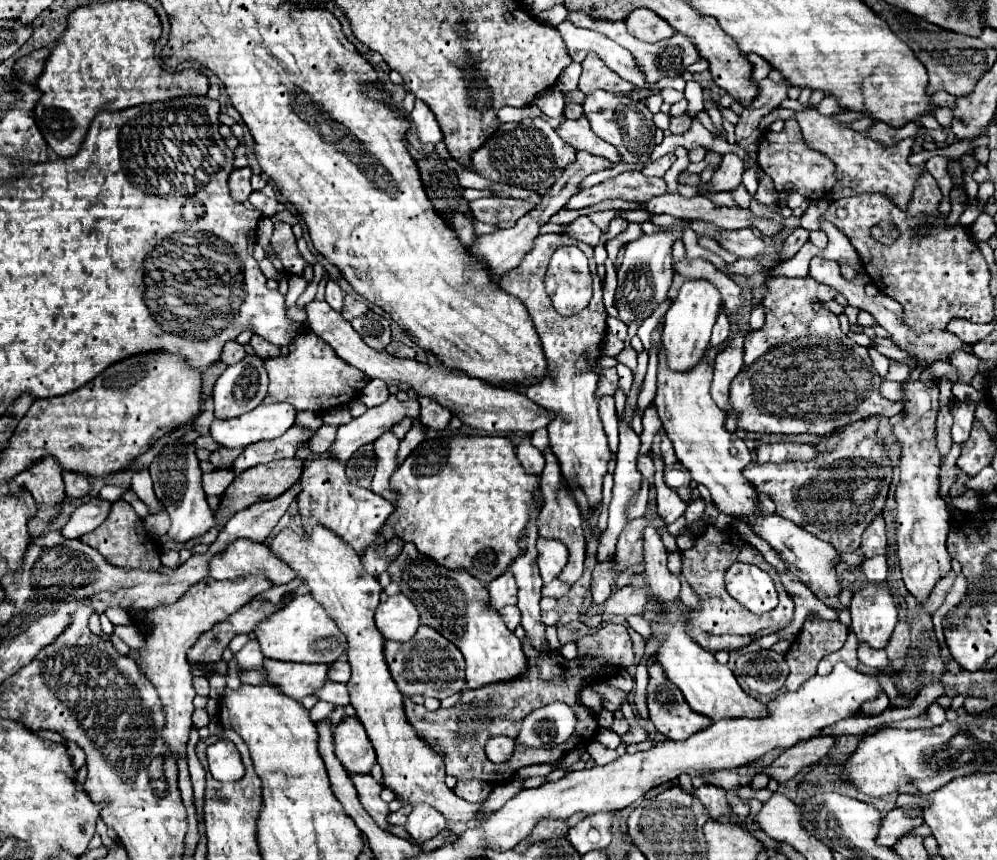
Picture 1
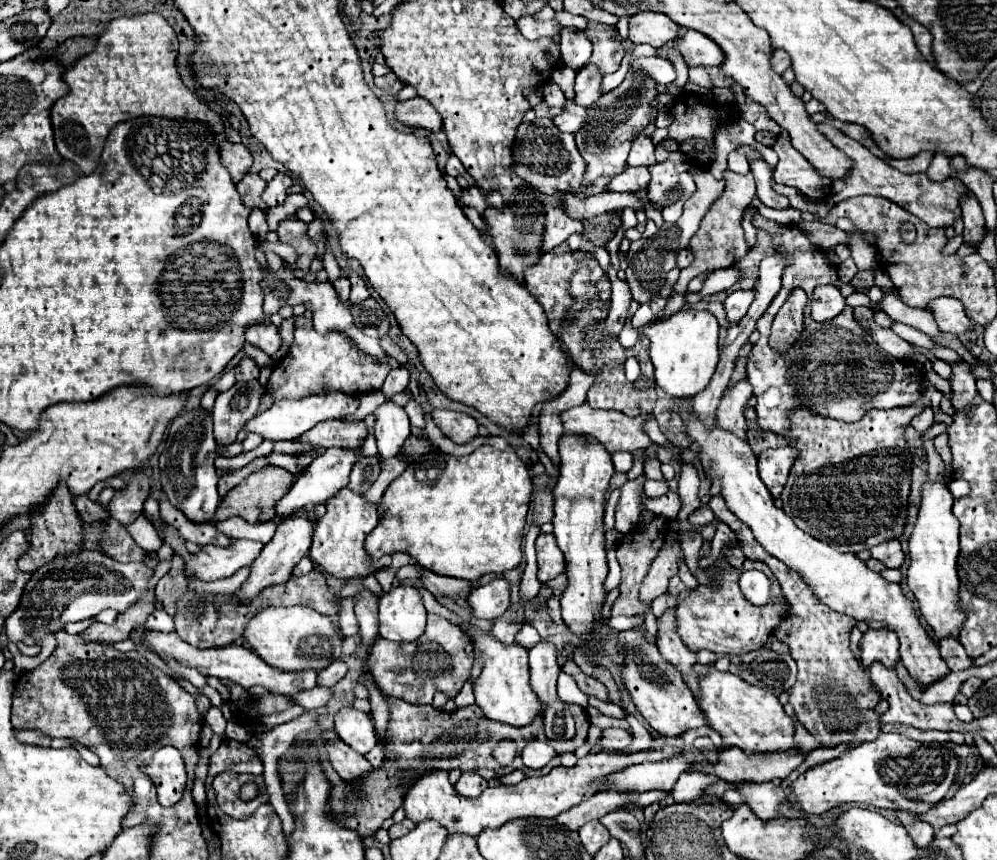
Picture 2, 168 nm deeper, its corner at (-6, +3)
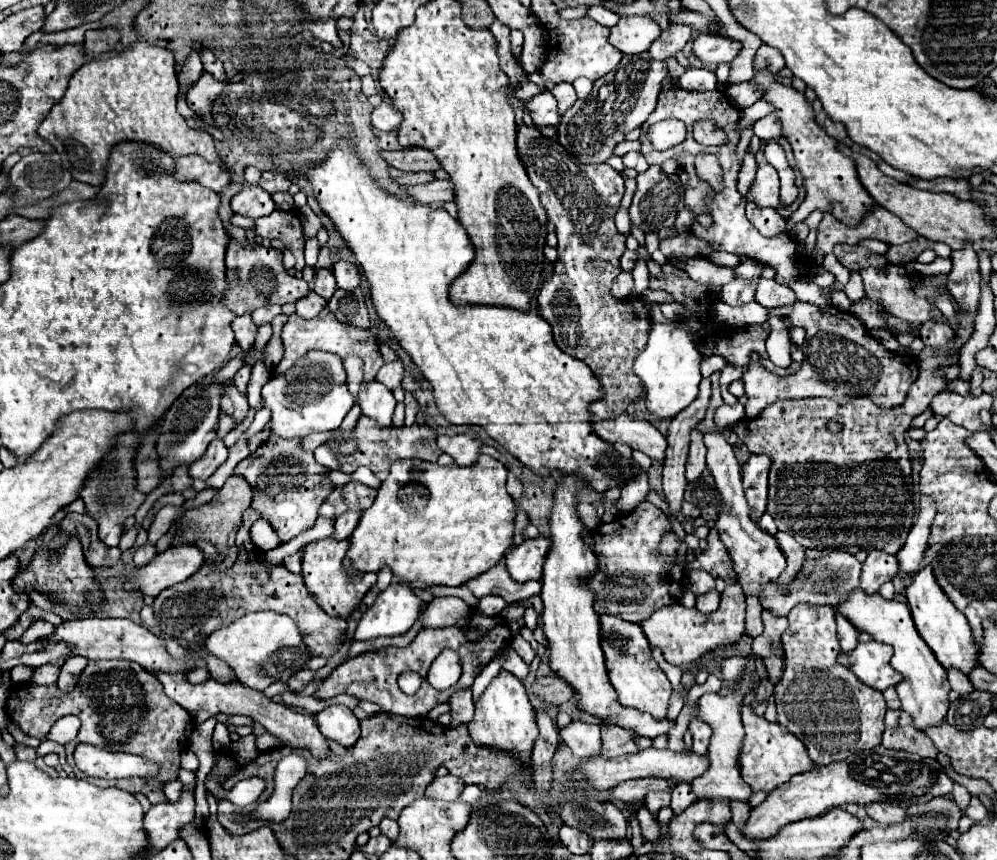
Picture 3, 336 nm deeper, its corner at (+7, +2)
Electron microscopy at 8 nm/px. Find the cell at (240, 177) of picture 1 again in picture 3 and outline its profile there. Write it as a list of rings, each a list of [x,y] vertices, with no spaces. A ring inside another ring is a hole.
[[[244,184],[242,192],[232,198],[232,210],[236,214],[248,216],[252,220],[272,214],[274,208],[276,208],[276,204],[274,204],[272,196],[256,184]]]

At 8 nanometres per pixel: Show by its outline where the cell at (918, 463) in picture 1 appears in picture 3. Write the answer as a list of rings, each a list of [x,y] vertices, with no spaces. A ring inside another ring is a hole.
[[[930,566],[920,570],[912,578],[912,582],[906,590],[906,596],[908,596],[908,604],[910,604],[910,610],[912,610],[916,630],[920,632],[922,640],[930,646],[930,650],[934,652],[934,656],[938,658],[938,662],[946,670],[956,668],[964,674],[970,674],[976,666],[980,666],[980,662],[978,662],[980,644],[974,644],[972,630],[968,626],[966,616],[962,616],[962,612],[958,612],[954,608],[954,604],[950,604],[950,600],[946,598],[946,594],[942,592],[938,582],[934,580],[934,574],[932,574]]]

